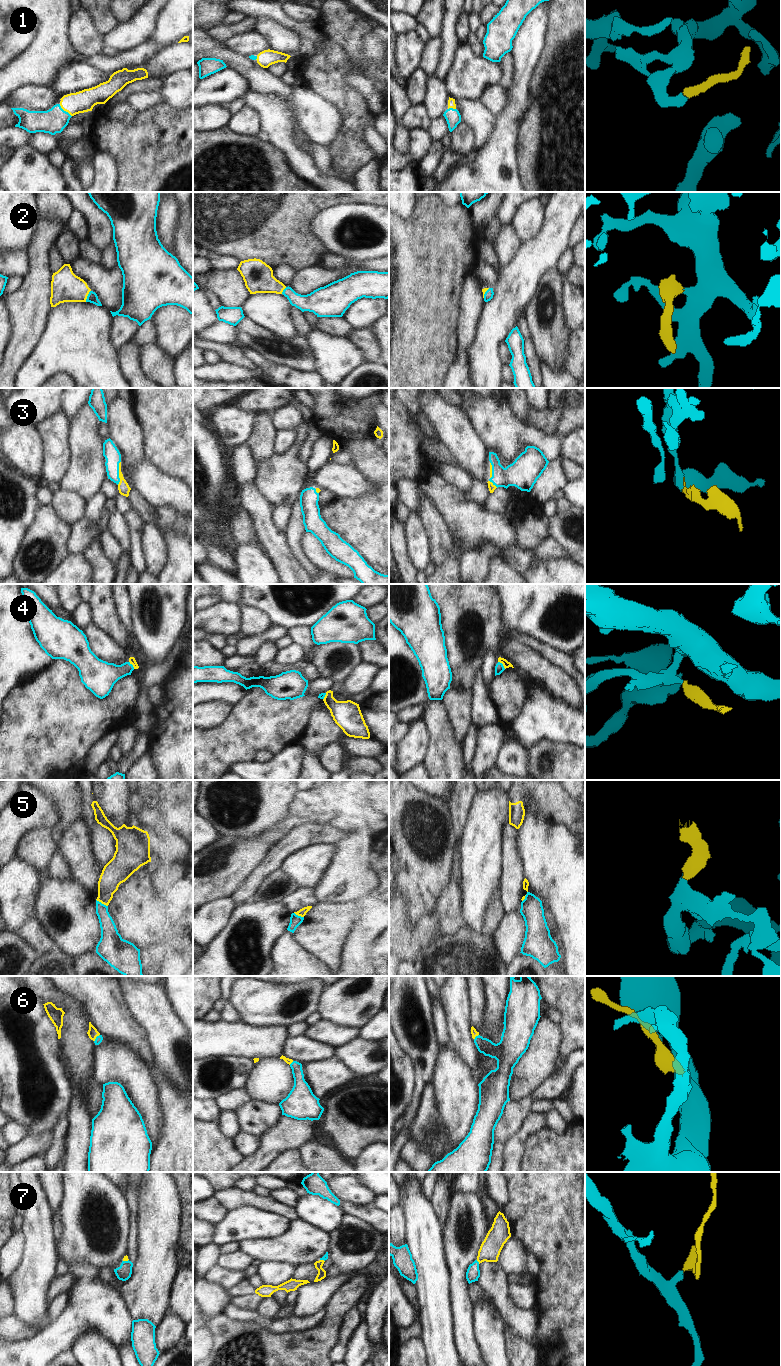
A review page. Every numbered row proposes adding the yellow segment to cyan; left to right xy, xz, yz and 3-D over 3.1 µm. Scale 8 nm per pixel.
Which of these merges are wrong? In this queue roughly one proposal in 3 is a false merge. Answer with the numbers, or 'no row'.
5

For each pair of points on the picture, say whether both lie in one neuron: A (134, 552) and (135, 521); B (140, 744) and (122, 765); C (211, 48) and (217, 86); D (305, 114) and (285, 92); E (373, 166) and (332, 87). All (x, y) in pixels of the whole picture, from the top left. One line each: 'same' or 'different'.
A: same
B: same
C: different
D: different
E: different

